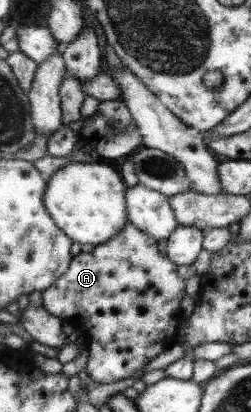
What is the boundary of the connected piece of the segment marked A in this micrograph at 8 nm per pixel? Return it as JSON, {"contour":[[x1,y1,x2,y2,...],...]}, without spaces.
{"contour":[[128,220,109,240,95,245,91,252,80,251,71,257,65,272,57,277,53,286,41,291,41,305,48,314,59,318,79,316,89,334,89,351,84,372,93,382,115,382,135,375,152,359,175,345,179,324,183,321,180,301,185,296,185,281,177,275,177,265,159,253,157,242]]}

